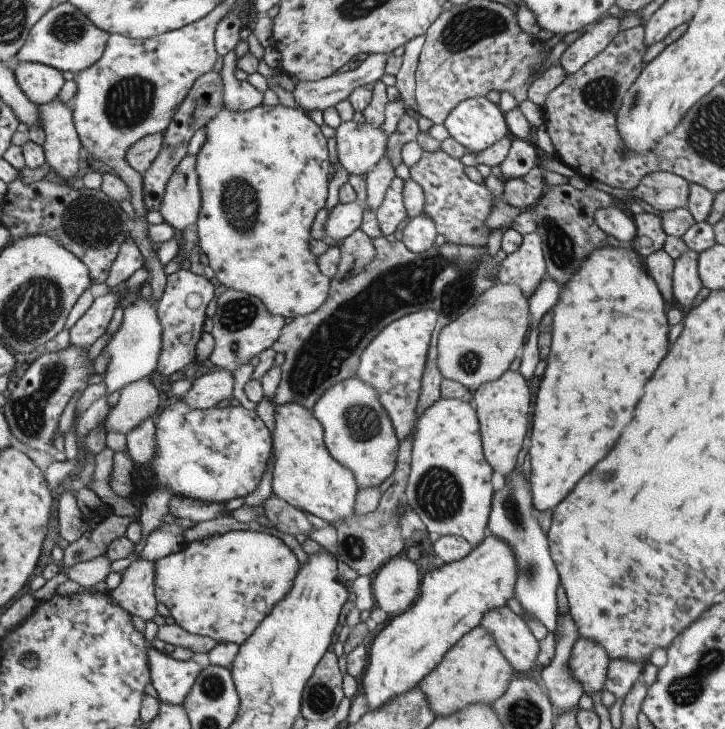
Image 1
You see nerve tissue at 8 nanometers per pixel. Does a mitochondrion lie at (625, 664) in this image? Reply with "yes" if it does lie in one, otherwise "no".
no

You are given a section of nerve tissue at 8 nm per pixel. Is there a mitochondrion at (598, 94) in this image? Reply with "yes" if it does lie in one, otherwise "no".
yes

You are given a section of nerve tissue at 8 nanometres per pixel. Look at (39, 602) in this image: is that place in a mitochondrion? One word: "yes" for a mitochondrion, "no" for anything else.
no

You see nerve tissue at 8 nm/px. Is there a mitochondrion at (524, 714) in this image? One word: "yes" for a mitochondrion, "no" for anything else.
yes

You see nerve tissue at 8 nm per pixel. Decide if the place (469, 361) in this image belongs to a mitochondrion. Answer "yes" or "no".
yes

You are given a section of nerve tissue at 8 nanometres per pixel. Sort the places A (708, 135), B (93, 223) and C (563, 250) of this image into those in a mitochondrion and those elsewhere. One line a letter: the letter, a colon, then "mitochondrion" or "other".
A: mitochondrion
B: mitochondrion
C: mitochondrion

